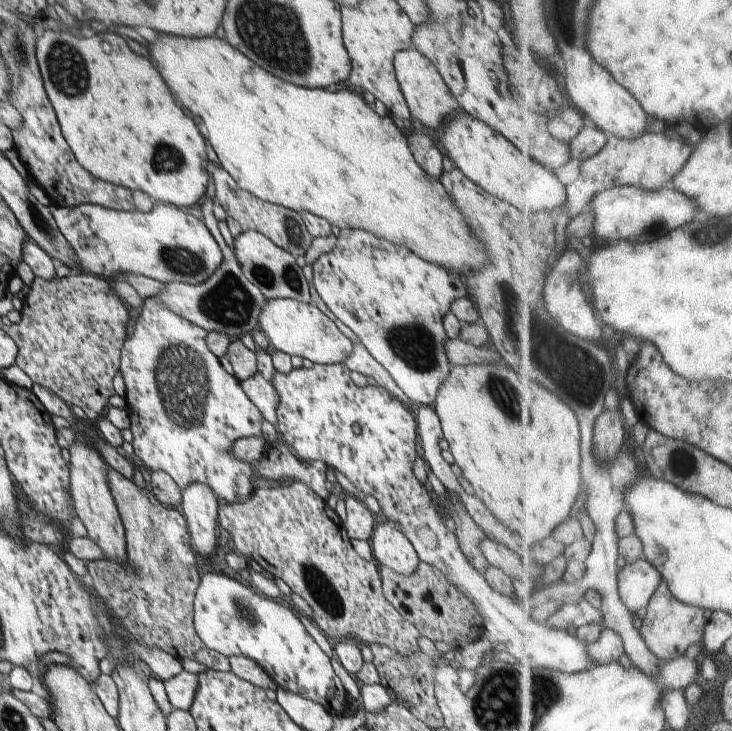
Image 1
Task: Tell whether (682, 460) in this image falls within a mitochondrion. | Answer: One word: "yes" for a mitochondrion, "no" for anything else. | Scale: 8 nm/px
yes

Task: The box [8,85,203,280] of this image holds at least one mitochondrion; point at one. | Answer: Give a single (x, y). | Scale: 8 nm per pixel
(165, 158)

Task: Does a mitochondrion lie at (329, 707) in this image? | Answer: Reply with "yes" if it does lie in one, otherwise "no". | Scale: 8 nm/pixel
no

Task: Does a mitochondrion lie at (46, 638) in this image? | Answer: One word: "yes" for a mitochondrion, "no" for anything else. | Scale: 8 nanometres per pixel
no

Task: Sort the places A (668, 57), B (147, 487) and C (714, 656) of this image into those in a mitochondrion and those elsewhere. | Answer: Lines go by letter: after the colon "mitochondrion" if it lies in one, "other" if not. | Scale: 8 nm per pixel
A: other
B: other
C: other

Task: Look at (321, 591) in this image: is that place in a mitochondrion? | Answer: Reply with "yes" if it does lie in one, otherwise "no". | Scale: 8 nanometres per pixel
yes

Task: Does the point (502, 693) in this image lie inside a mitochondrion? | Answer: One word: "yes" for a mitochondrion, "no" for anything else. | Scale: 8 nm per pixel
yes

